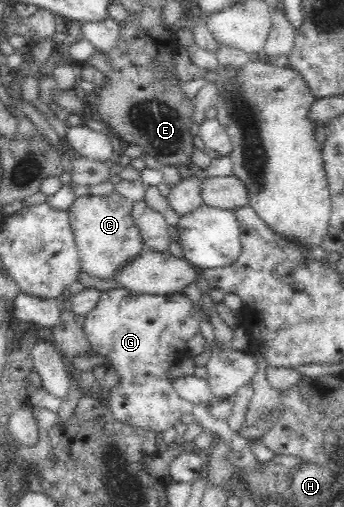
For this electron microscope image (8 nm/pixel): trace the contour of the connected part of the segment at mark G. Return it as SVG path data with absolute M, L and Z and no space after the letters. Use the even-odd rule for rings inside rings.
M118 287L100 291L98 303L85 316L83 327L91 353L100 355L118 374L118 385L105 393L108 407L118 421L136 428L158 432L174 426L183 415L192 414L193 405L182 399L169 378L169 367L189 355L188 341L200 331L199 315L193 301L182 292L166 295L137 294Z

